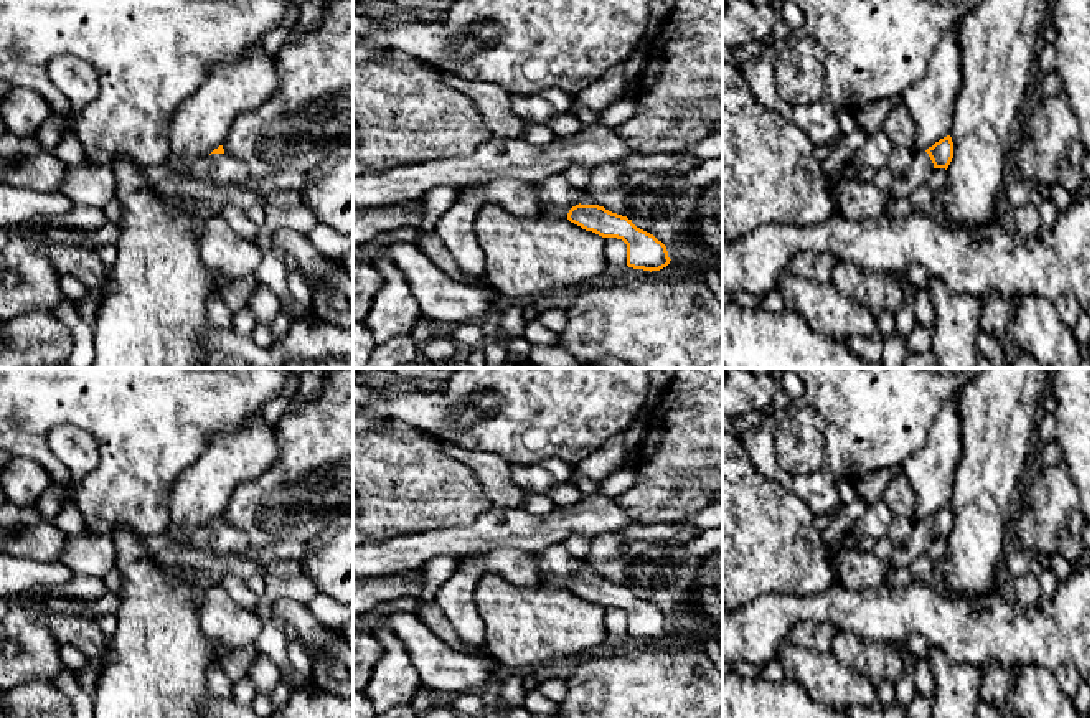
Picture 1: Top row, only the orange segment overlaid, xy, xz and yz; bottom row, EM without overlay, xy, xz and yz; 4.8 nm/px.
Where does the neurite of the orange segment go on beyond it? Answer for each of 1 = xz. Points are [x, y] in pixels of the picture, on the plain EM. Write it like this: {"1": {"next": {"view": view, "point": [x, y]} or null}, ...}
{"1": {"next": {"view": "xz", "point": [586, 568]}}}

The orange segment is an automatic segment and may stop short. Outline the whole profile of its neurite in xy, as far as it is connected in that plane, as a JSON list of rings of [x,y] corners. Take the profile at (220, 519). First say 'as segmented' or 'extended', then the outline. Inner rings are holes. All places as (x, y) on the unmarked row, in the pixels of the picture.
extended; [[[219,515],[193,536],[193,545],[200,545],[216,555],[239,556],[249,548],[249,540]]]

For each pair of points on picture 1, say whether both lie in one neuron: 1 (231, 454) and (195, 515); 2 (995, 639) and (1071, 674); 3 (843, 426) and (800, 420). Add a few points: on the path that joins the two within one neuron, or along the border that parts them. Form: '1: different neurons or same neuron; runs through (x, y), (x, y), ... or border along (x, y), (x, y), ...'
1: same neuron; runs through (220, 469), (195, 500)
2: different neurons; border along (1074, 666), (1058, 666), (1053, 670)
3: different neurons; border along (797, 403), (812, 406), (825, 423), (823, 461)

